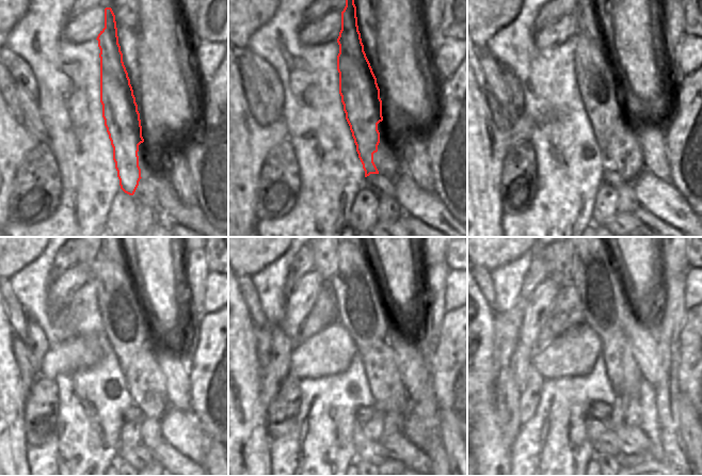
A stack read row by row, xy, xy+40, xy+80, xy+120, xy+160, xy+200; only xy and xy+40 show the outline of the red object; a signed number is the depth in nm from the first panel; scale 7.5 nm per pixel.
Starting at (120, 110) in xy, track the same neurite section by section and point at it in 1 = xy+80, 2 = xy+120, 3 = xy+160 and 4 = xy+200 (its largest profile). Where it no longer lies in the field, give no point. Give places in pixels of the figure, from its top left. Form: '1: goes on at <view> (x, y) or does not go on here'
1: goes on at xy+80 (603, 93)
2: goes on at xy+120 (126, 323)
3: goes on at xy+160 (354, 281)
4: goes on at xy+200 (594, 268)

